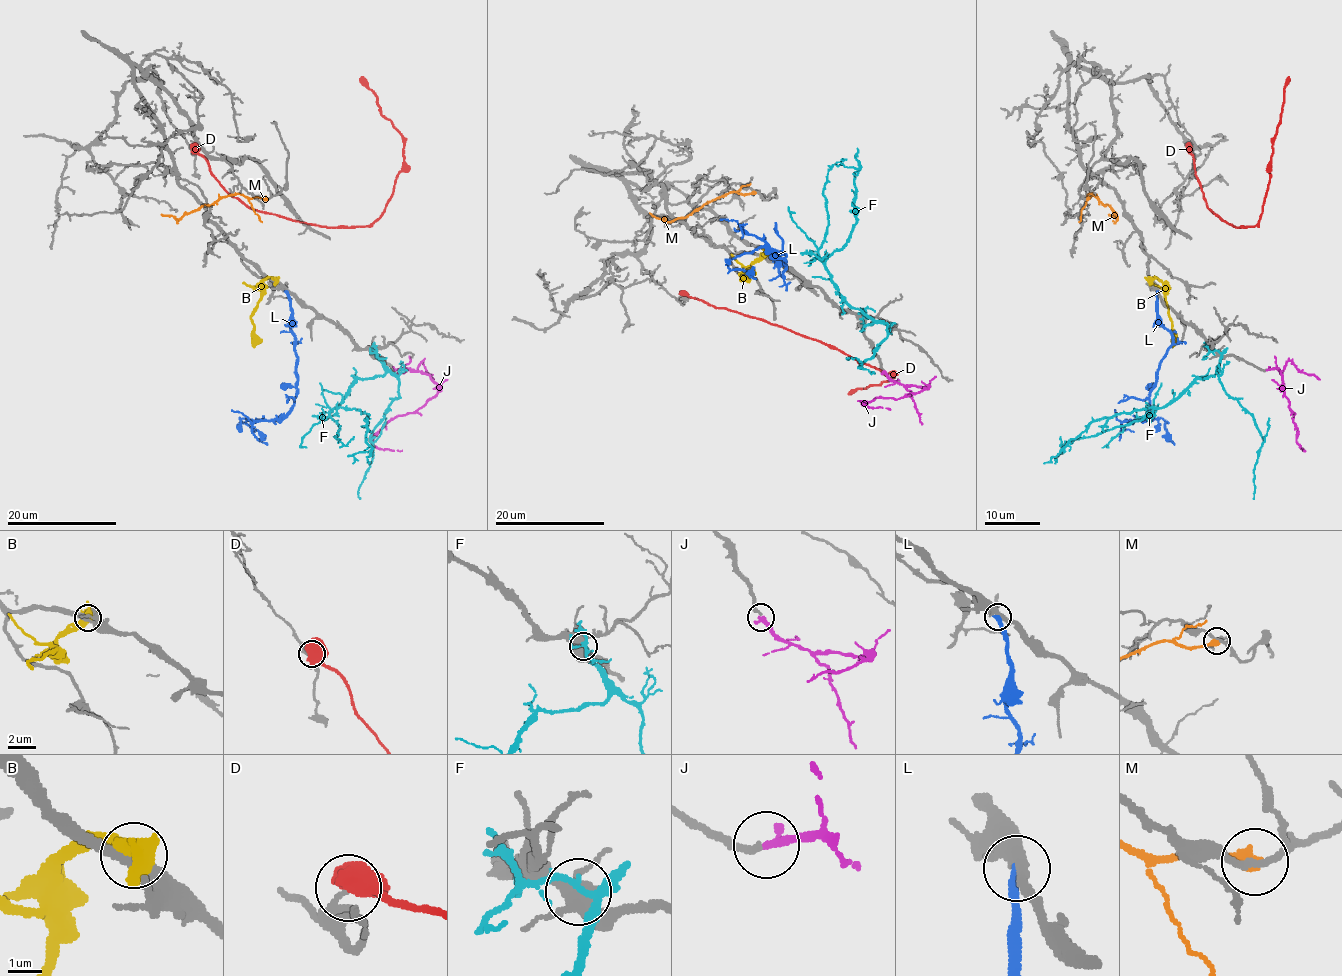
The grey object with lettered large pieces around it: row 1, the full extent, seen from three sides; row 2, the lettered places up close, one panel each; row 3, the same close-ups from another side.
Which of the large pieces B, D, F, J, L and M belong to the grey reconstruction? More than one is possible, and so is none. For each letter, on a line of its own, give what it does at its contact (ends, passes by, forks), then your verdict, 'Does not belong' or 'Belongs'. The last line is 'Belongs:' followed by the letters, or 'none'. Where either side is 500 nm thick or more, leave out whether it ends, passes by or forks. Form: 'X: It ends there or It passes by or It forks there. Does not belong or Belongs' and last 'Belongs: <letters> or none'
B: Does not belong
D: Does not belong
F: It forks there. Does not belong
J: It ends there. Belongs
L: It ends there. Does not belong
M: It ends there. Does not belong
Belongs: J

